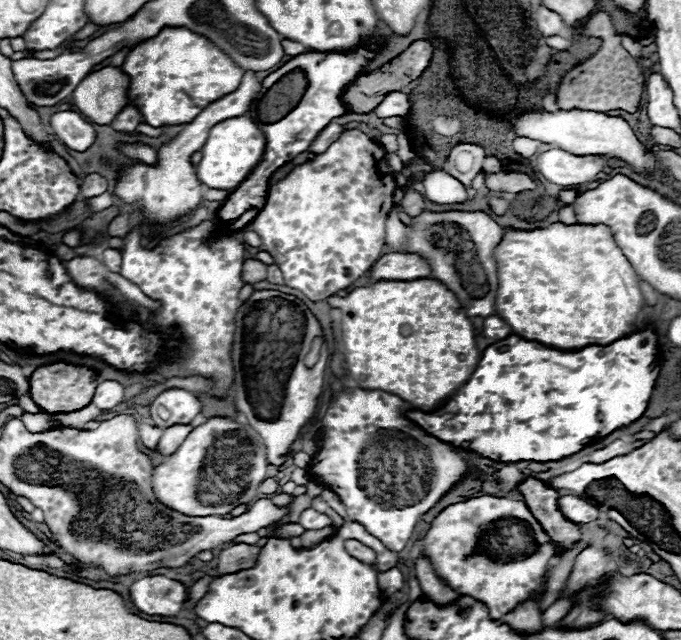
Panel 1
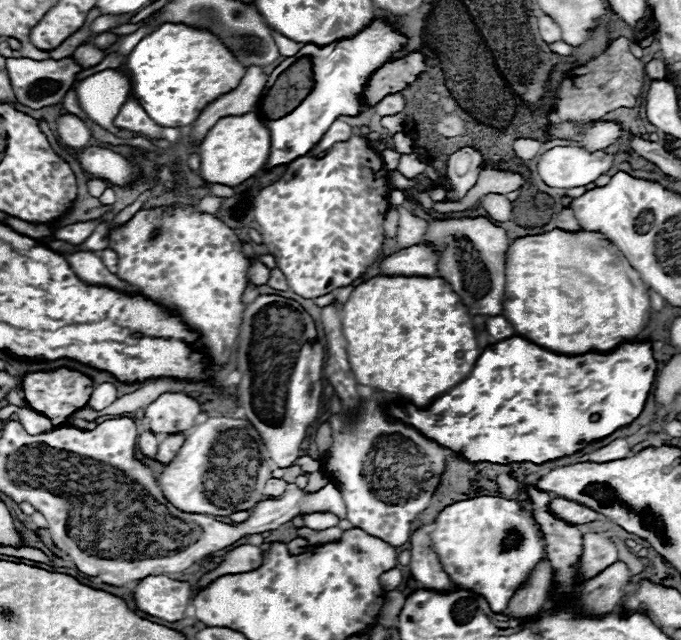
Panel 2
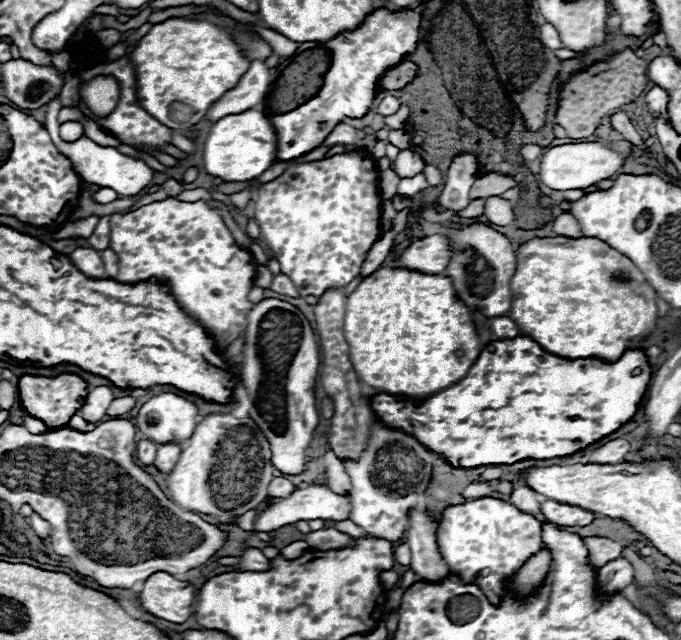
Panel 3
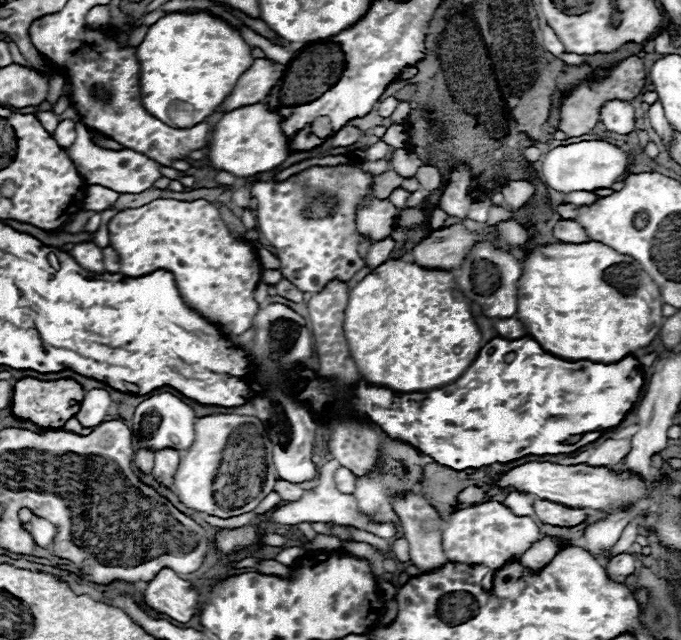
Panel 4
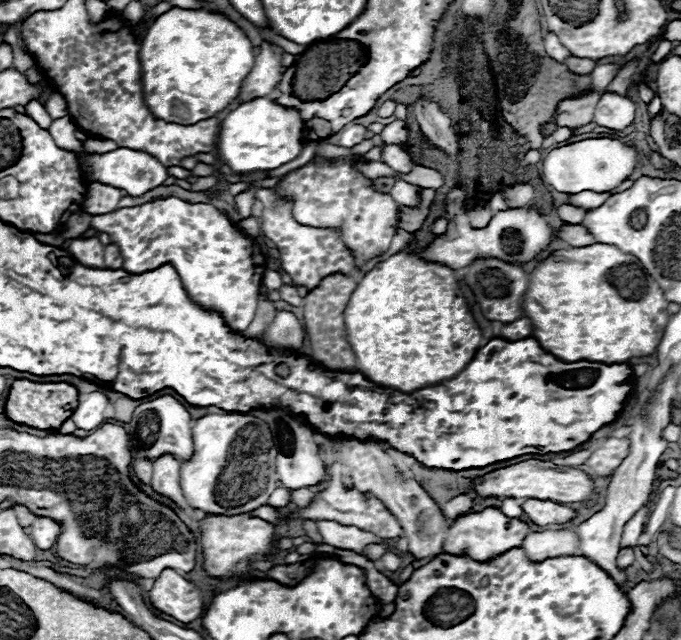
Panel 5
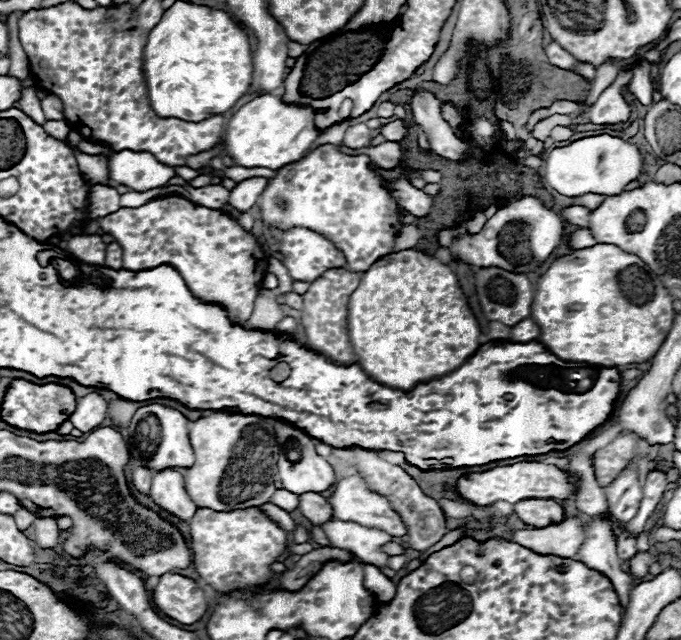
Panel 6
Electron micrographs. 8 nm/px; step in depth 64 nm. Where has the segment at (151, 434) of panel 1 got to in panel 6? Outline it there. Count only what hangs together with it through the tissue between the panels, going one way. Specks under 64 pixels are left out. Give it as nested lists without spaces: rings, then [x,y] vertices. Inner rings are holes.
[[[138,466],[132,474],[132,482],[134,482],[134,490],[148,494],[152,484],[152,470],[148,470],[146,466]]]

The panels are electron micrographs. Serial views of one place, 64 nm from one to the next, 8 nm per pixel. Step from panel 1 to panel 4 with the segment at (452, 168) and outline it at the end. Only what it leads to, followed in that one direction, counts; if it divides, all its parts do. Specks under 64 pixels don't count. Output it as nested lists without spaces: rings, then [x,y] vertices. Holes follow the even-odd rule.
[[[456,166],[450,176],[448,176],[448,184],[442,192],[440,198],[440,208],[448,214],[448,216],[458,216],[458,218],[466,218],[466,208],[470,202],[472,174],[468,170],[468,166]]]

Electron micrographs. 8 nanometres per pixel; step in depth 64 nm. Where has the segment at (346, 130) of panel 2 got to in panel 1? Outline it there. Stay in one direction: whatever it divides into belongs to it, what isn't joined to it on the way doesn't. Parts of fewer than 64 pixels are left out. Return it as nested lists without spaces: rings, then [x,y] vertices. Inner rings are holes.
[[[330,122],[316,138],[314,138],[314,142],[310,144],[310,148],[308,148],[308,152],[312,152],[312,154],[322,154],[340,134],[344,132],[344,128],[340,126],[340,124],[334,124],[334,122]]]

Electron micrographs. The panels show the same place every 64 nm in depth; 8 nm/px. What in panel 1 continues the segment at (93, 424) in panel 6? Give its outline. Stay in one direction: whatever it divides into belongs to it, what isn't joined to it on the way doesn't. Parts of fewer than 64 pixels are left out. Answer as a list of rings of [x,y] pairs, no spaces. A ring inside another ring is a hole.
[[[104,380],[96,386],[92,404],[98,410],[112,410],[114,406],[118,406],[124,400],[124,386],[116,380]]]

